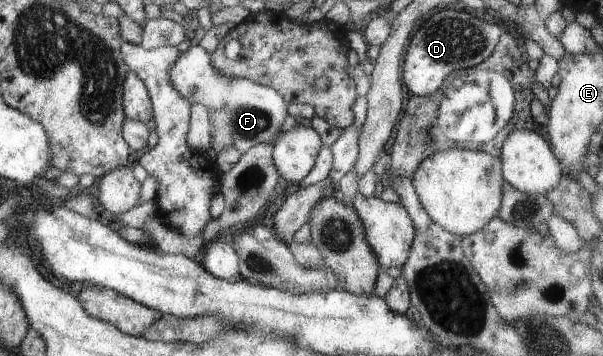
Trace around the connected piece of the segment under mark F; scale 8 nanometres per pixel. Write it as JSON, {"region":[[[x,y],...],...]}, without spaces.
{"region":[[[199,44],[190,46],[185,53],[180,52],[176,66],[172,68],[172,82],[175,88],[191,104],[204,105],[209,110],[211,120],[211,148],[217,154],[229,148],[237,148],[241,153],[249,151],[258,143],[276,142],[288,102],[276,89],[267,87],[246,77],[225,76],[214,68],[210,54]]]}

